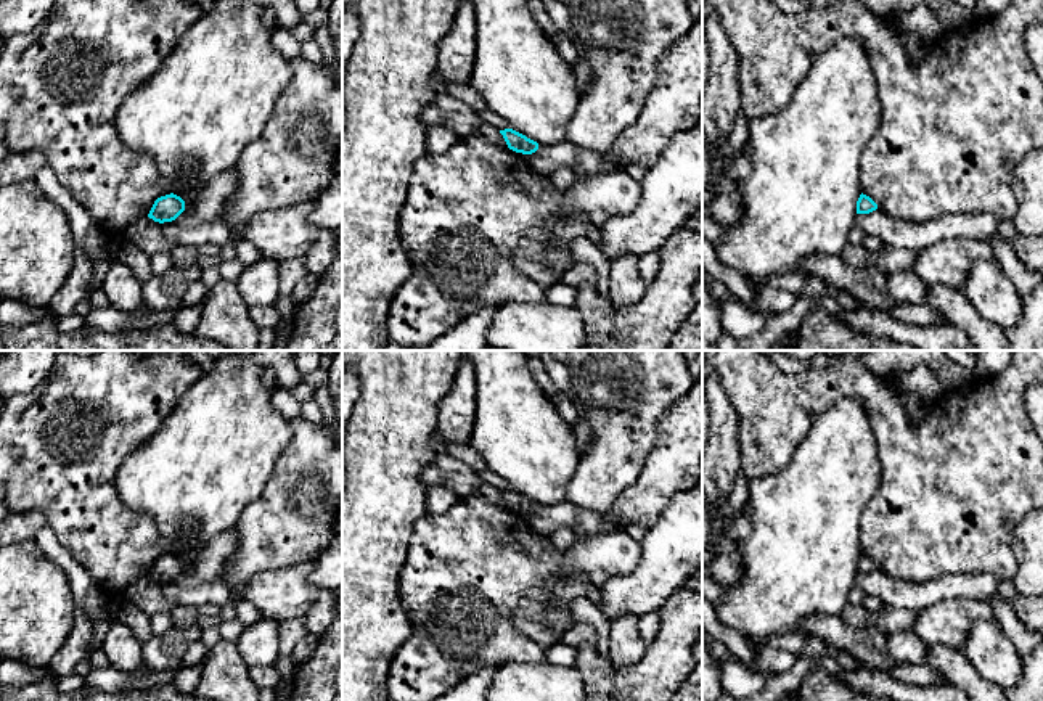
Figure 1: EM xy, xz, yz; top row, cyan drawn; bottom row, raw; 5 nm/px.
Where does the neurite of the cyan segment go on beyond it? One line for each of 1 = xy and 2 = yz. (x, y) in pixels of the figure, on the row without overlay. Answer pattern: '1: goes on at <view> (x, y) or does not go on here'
1: does not go on here
2: does not go on here

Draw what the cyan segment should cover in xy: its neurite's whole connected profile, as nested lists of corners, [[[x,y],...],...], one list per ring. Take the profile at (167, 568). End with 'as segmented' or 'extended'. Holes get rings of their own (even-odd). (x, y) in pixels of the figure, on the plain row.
[[[170,553],[154,561],[148,577],[154,582],[164,584],[175,580],[183,571],[185,561],[180,556]]]; as segmented

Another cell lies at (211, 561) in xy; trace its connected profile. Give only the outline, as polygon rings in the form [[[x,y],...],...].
[[[230,527],[206,543],[194,568],[190,572],[182,572],[175,579],[175,584],[182,587],[194,587],[219,579],[227,560],[233,555],[235,547],[236,535],[233,527]]]

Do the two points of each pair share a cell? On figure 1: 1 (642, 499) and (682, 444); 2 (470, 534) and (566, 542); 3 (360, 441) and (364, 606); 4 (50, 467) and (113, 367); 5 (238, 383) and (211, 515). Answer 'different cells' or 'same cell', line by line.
1: same cell
2: different cells
3: same cell
4: same cell
5: same cell

